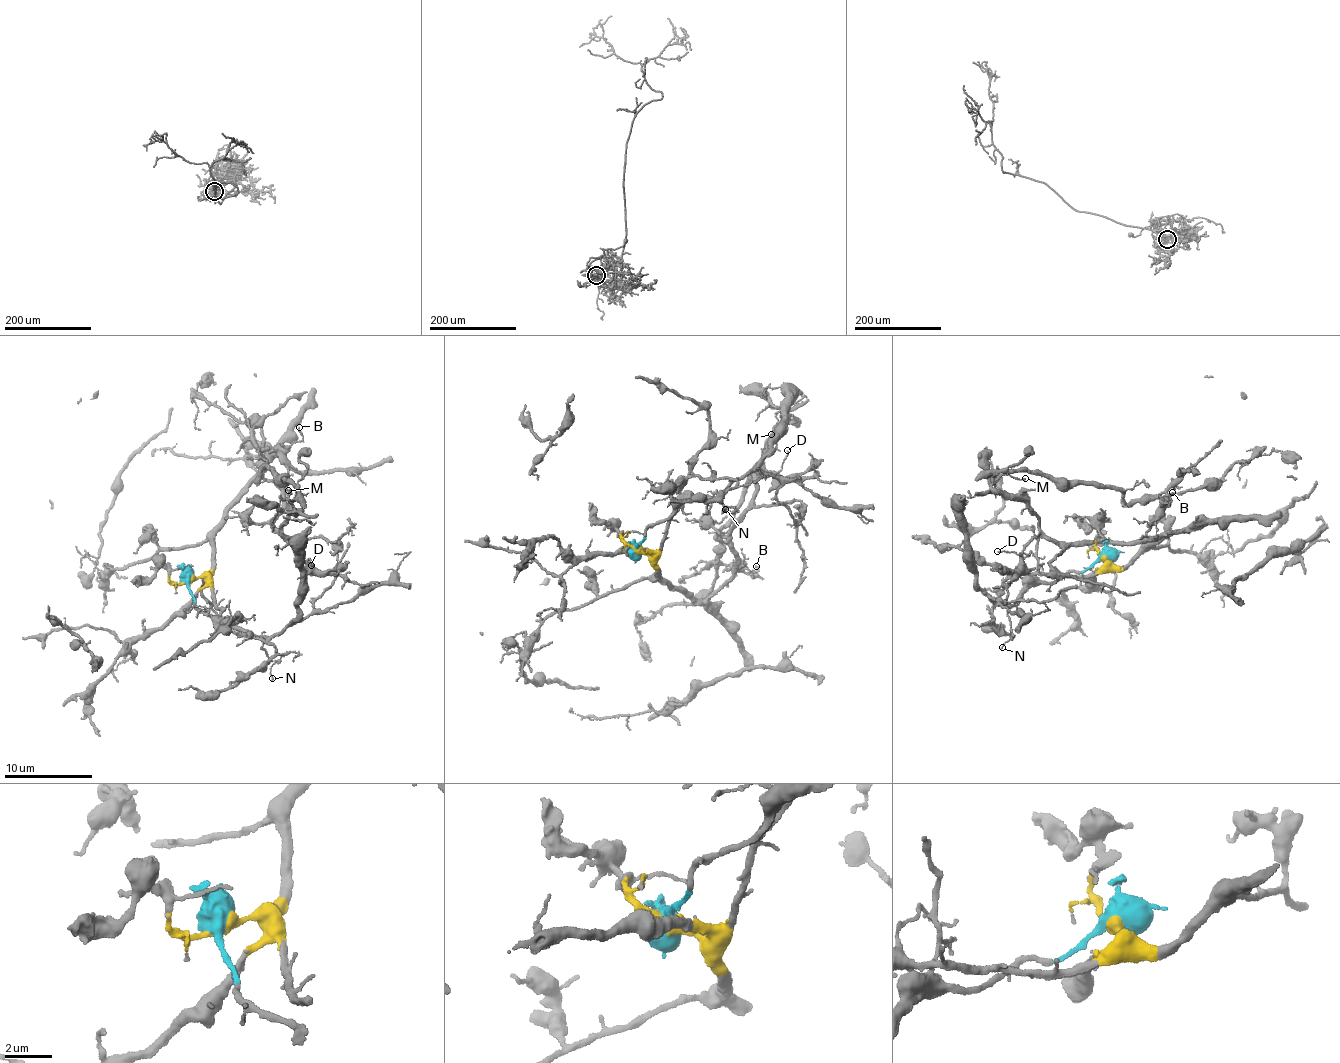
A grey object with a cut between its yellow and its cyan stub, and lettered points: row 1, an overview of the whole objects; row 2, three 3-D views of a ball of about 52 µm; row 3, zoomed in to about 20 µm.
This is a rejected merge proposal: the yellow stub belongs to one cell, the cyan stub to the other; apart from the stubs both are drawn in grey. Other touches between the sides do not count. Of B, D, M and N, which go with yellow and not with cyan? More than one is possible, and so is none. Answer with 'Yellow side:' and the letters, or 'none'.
Yellow side: B, D, M

